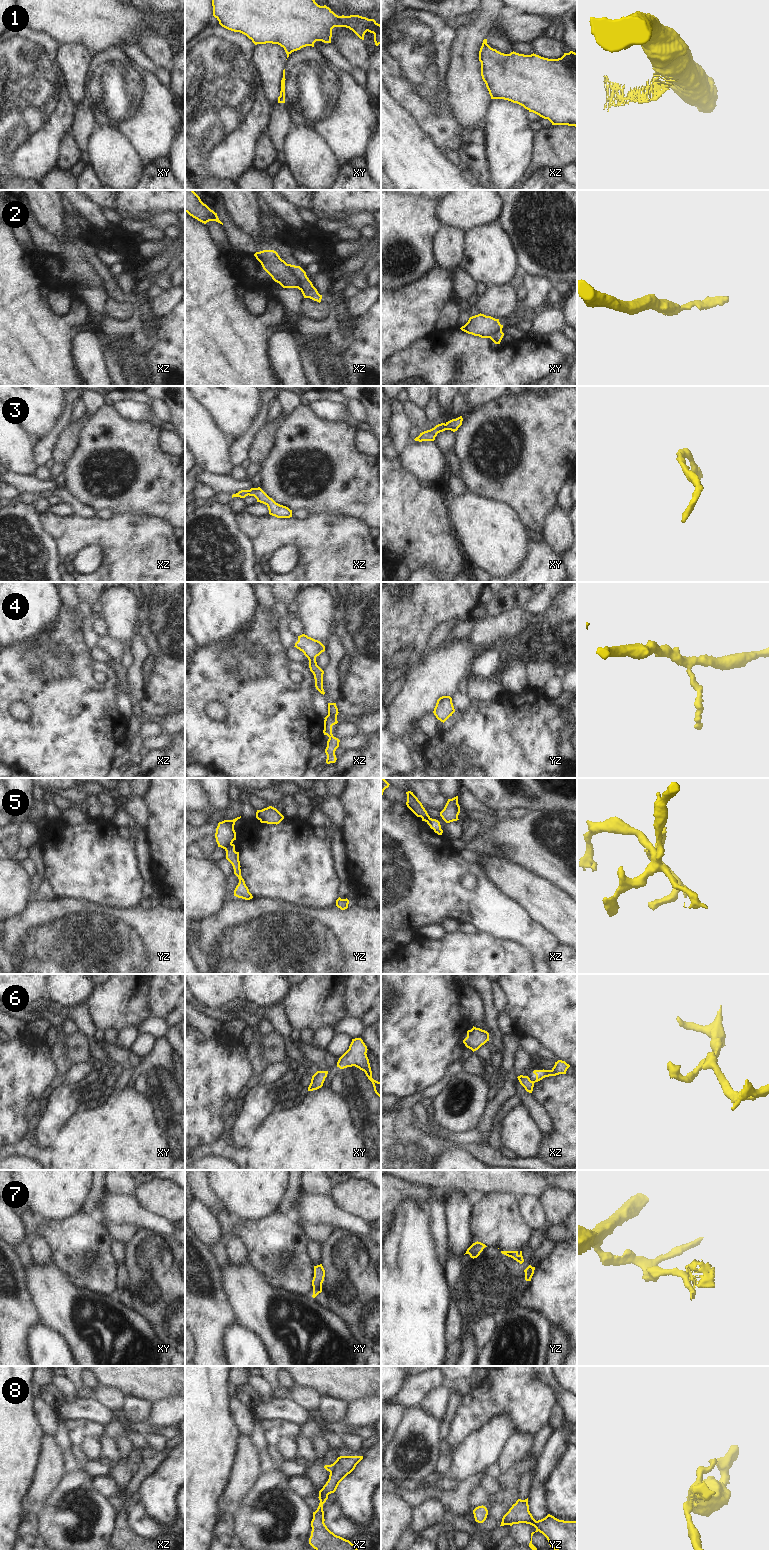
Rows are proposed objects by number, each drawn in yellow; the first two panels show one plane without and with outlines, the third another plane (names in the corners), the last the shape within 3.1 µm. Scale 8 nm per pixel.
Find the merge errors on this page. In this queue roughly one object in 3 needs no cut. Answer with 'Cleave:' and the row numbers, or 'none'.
Cleave: 1, 2, 5, 6, 7, 8.

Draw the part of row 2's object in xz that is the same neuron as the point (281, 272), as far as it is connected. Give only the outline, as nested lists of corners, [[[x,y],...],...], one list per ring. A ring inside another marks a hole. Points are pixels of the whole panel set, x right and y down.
[[[263,250],[254,254],[263,269],[283,288],[301,289],[301,282],[293,272],[295,265],[287,264],[274,250]]]

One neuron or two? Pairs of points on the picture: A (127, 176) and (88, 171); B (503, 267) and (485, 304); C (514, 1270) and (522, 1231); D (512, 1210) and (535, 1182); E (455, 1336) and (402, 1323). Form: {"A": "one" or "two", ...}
{"A": "two", "B": "two", "C": "two", "D": "two", "E": "two"}

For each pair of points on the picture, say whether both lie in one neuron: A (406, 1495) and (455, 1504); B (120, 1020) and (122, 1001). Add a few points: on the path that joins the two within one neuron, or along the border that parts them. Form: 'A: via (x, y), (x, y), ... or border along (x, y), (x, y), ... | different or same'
A: via (418, 1495), (439, 1494), (443, 1496) | same
B: via (120, 1015), (120, 1006) | same

